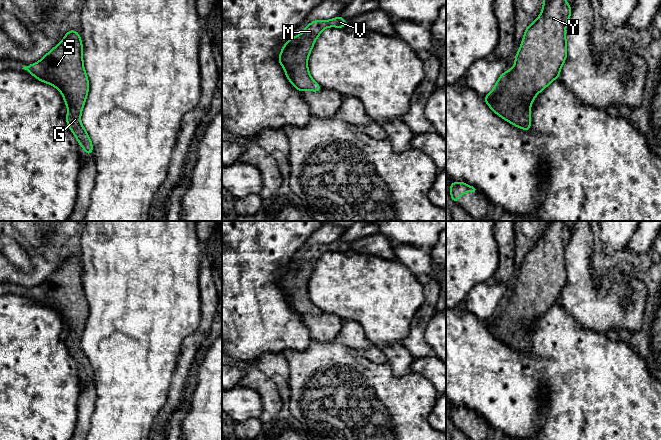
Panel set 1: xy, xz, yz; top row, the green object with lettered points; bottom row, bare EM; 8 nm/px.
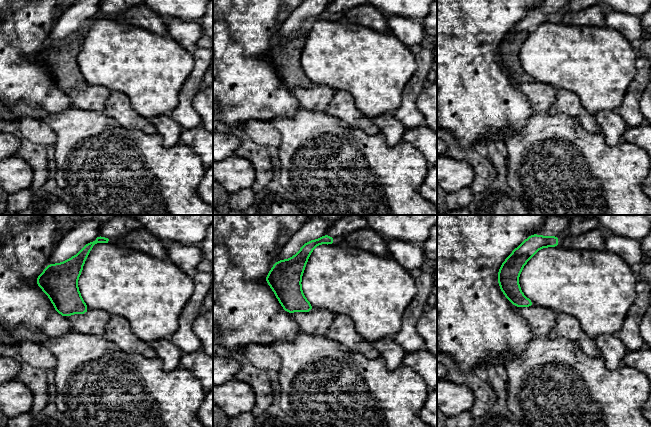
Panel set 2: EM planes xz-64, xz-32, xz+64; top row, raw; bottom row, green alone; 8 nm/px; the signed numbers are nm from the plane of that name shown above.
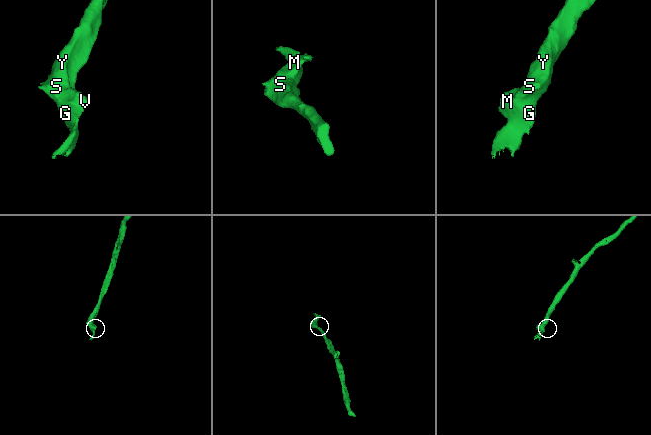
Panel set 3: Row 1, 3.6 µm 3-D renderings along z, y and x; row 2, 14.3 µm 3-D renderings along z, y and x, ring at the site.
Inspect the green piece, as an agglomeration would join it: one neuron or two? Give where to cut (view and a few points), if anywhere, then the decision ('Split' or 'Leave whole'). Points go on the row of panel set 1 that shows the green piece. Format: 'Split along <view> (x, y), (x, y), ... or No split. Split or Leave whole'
No split. Leave whole

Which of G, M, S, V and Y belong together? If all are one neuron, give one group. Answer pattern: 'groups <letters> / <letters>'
groups G M S V Y

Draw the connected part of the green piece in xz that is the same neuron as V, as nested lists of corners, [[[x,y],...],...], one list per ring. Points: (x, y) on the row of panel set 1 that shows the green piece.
[[[337,16],[331,20],[314,20],[299,35],[290,38],[278,56],[289,82],[300,92],[319,92],[323,88],[315,82],[307,66],[315,40],[327,27],[346,28],[345,18]]]

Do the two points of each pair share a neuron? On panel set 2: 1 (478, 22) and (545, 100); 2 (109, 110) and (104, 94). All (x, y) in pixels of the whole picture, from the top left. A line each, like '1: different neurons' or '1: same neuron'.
1: different neurons
2: different neurons

